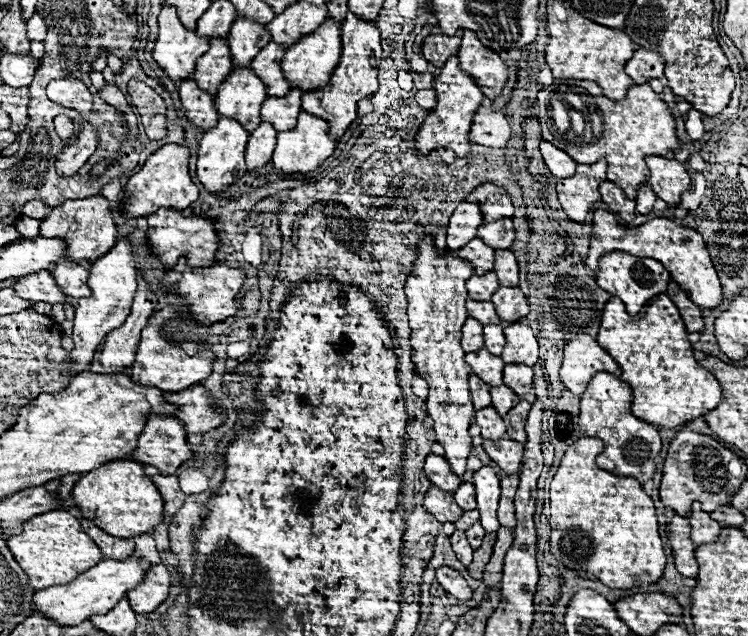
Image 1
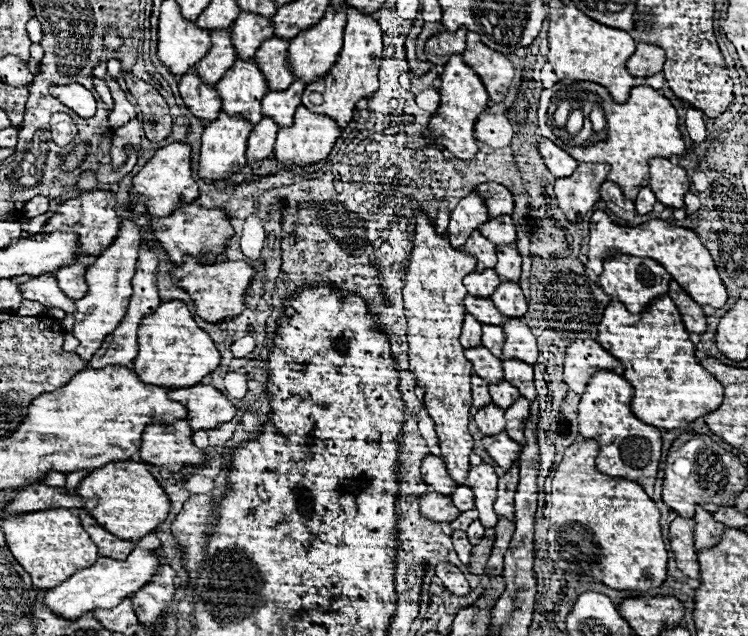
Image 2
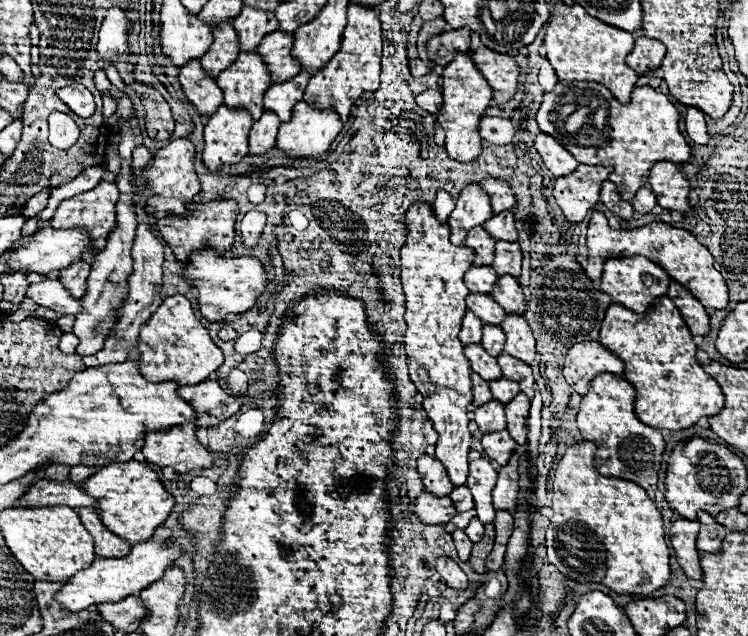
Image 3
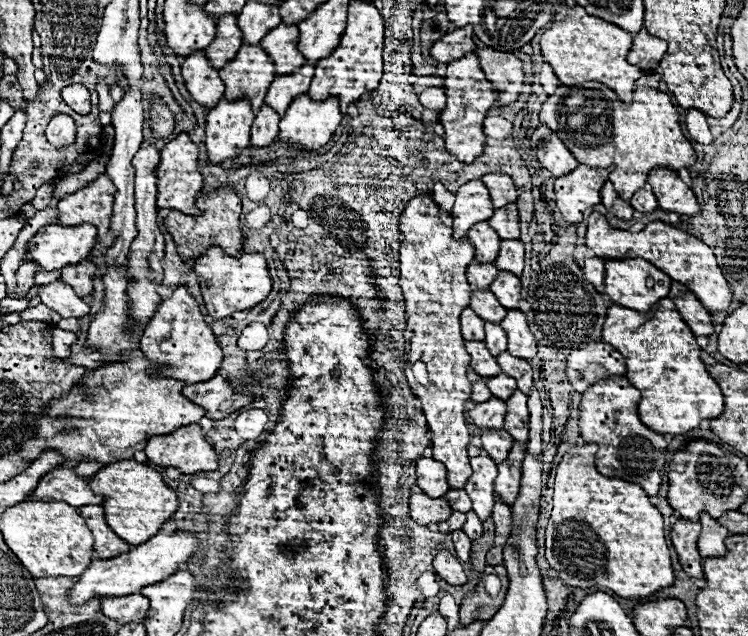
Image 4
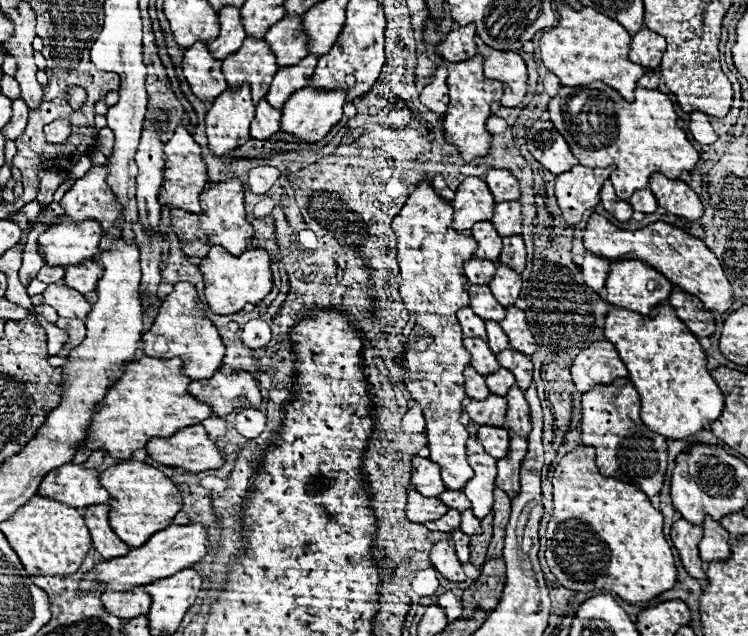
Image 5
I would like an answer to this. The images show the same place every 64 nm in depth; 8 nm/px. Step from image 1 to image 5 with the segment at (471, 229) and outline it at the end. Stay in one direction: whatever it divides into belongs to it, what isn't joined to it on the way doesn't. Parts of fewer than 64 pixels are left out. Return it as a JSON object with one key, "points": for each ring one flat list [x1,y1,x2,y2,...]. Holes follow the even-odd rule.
{"points":[[470,176,456,190,452,208,454,208,452,226,456,228,456,232,464,232,470,230,472,224,492,218,494,198,482,178]]}

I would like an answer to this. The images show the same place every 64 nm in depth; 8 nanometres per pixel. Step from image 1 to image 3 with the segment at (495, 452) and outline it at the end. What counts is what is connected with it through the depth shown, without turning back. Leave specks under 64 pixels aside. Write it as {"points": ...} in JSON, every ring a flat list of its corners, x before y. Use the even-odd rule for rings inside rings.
{"points":[[500,430,494,434,484,434,482,446,484,446,484,452,488,454,488,458,498,462,500,466,504,466,510,460,512,452,518,448,518,444,508,436,506,430]]}

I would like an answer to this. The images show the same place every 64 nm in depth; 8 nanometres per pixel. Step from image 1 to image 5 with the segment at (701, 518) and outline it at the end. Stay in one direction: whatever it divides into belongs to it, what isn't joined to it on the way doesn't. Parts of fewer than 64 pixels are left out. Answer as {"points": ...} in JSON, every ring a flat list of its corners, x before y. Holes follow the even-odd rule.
{"points":[[710,516,704,518,702,526,704,526,704,534,702,534,702,540,698,544,700,558,704,562,728,560,728,556,730,556,730,546,728,546,730,534,720,526,720,522,712,520]]}

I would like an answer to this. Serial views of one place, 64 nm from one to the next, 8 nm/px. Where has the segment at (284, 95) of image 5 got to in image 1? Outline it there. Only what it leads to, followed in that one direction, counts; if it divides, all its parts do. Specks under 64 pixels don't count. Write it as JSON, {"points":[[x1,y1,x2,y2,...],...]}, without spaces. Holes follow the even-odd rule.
{"points":[[294,88,284,98,266,98,260,110,260,118,268,120,278,132,294,128,296,116,300,114,300,96,302,92]]}

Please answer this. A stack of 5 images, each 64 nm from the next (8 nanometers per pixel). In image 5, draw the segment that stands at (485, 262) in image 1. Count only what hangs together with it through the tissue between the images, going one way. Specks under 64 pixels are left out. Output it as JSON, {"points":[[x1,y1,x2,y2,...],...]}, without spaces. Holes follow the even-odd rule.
{"points":[[478,222,470,228,470,232,472,232,472,238,478,242,478,250,474,252,474,256,496,262,502,250,502,238,494,230,492,222]]}

